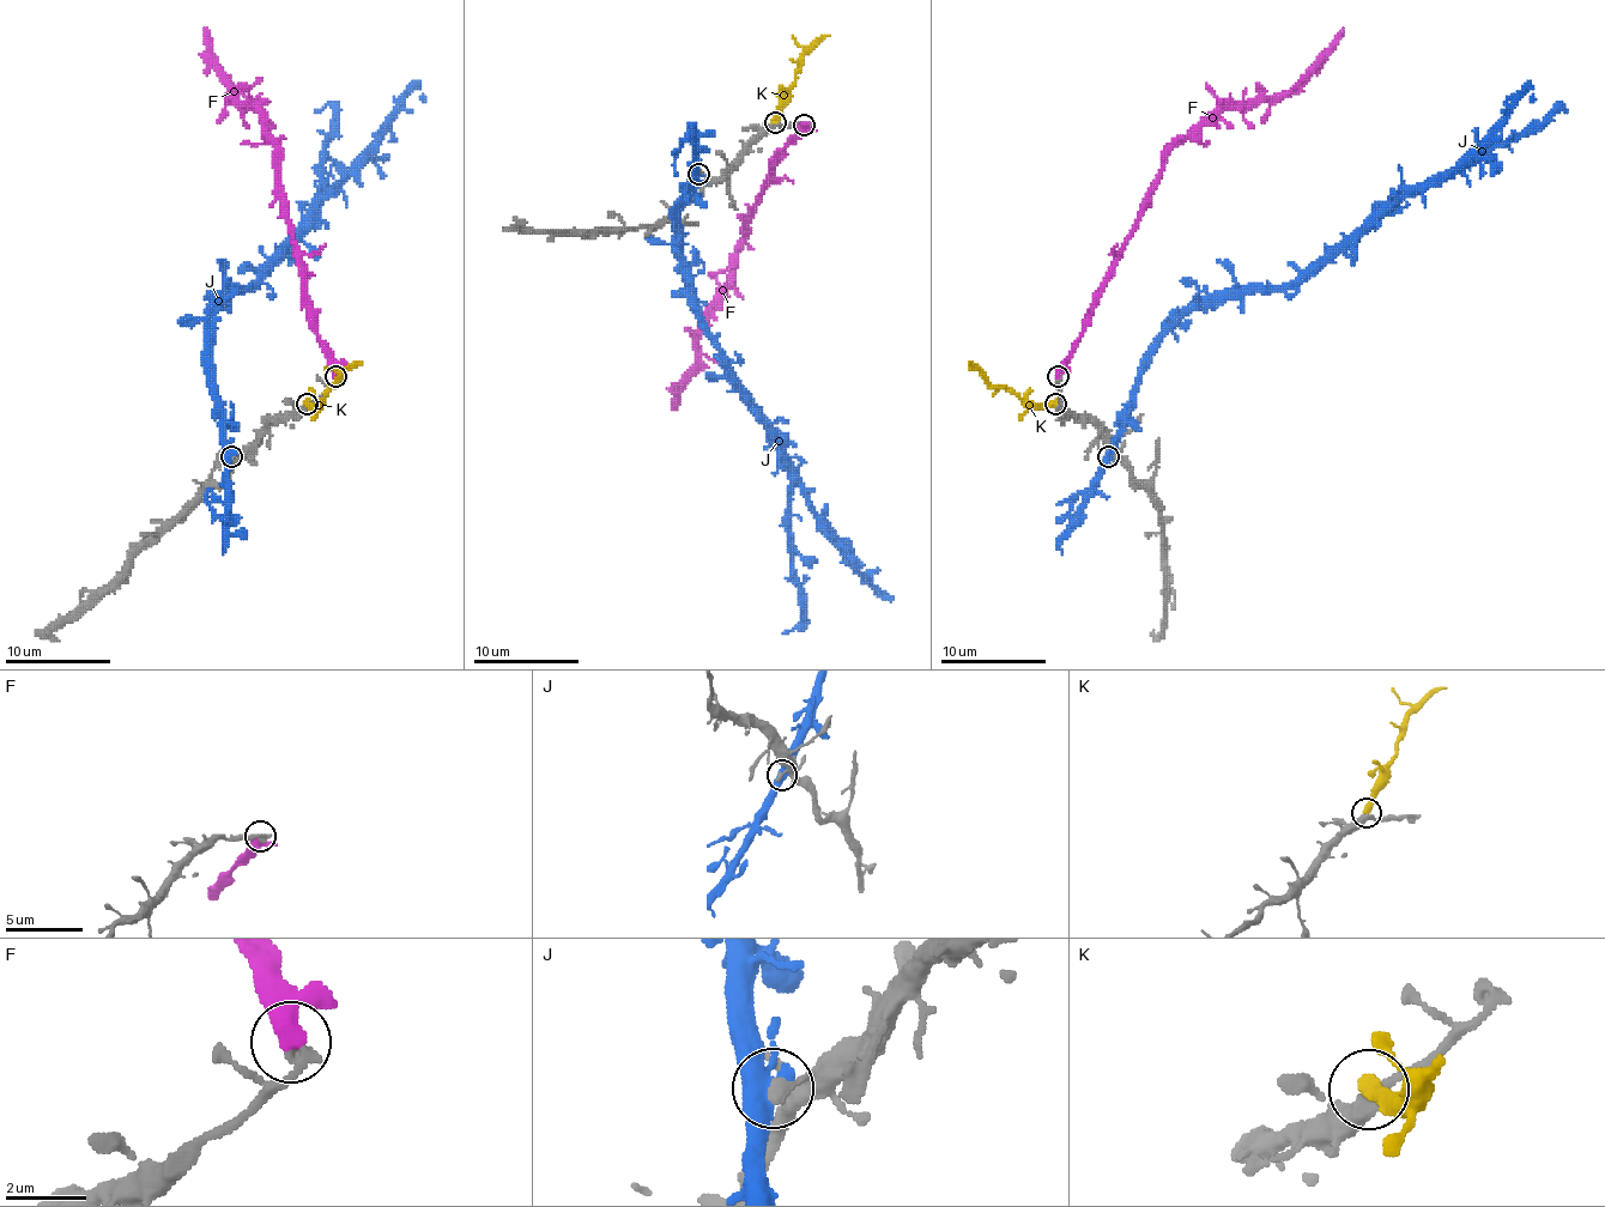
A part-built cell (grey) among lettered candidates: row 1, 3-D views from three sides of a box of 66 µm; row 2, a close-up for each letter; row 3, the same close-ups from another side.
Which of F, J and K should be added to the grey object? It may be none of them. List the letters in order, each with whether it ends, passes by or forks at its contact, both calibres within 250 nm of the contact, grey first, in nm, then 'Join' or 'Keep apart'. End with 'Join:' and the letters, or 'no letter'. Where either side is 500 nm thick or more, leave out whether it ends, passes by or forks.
F: It passes by. Thickness 320 nm (grey) against 360 nm. Keep apart
J: Thickness 280 nm (grey) against 500 nm. Keep apart
K: It ends there. Thickness 360 nm (grey) against 400 nm. Keep apart
Join: no letter

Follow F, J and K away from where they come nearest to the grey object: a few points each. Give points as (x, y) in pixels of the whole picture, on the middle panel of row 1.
F: (803, 125), (774, 159), (737, 252), (734, 278), (721, 291), (698, 340), (698, 362), (672, 410)
J: (698, 175), (679, 206), (679, 252), (703, 333), (795, 472), (809, 507), (861, 572), (888, 599), (892, 596)
K: (774, 122), (785, 91), (795, 80), (798, 62), (829, 36)

